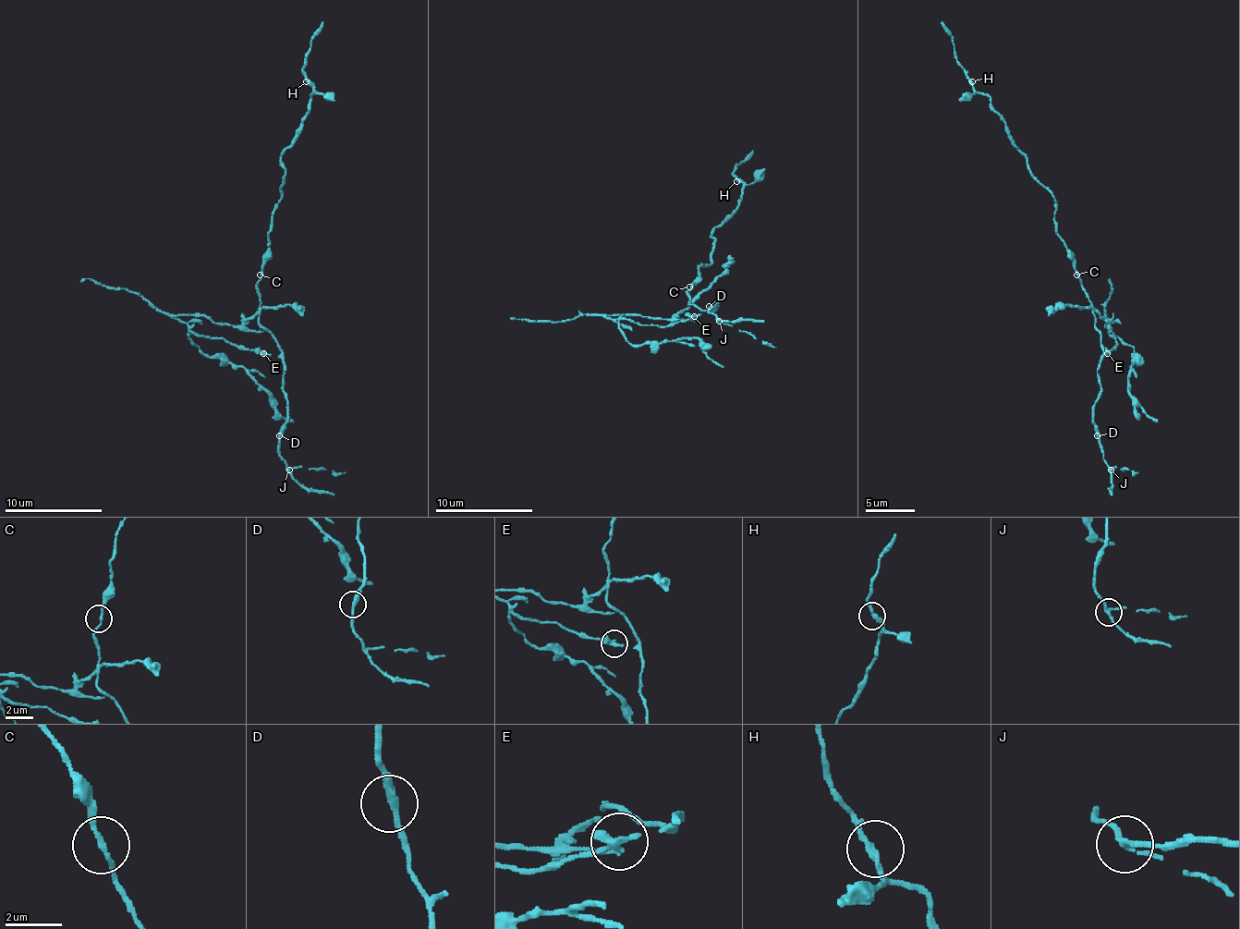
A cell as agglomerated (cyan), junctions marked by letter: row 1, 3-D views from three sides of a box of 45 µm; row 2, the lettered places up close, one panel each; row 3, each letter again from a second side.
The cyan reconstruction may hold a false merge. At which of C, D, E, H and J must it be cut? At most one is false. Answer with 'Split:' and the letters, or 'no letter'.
Split: E

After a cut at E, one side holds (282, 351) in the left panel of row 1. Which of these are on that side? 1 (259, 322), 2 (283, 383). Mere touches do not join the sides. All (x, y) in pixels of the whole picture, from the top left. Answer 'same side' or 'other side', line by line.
1: same side
2: same side

